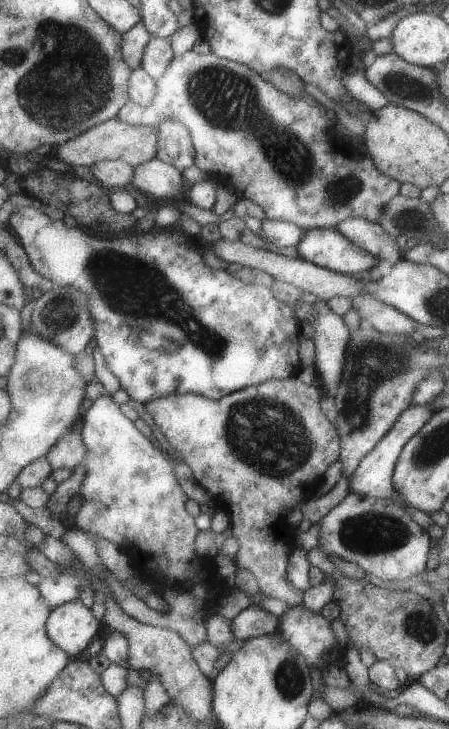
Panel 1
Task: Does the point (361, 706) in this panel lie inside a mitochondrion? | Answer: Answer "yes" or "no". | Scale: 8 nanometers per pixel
no

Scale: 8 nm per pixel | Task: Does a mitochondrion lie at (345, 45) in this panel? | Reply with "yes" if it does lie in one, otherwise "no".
no

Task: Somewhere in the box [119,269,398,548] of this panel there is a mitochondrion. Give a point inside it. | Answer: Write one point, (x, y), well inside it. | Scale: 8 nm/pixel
(289, 446)

